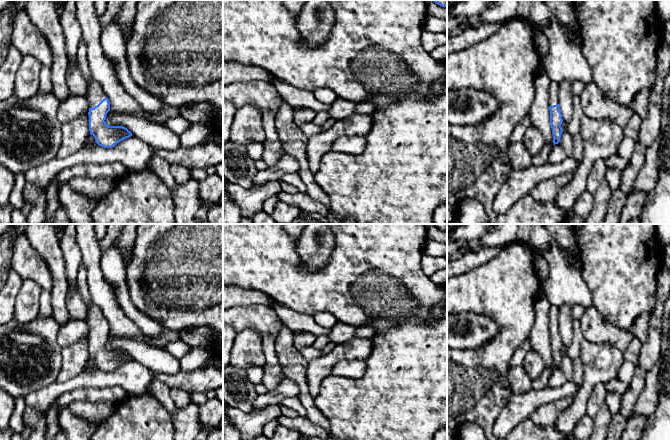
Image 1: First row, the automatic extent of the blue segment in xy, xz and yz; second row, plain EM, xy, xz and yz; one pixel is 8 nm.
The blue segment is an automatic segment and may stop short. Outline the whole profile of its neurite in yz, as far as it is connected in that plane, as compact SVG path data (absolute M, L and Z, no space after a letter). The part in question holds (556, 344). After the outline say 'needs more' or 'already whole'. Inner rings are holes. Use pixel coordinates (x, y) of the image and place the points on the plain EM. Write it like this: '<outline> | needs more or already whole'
M551 305L549 310L549 333L550 333L550 348L553 358L553 367L560 366L563 353L561 348L563 346L562 338L559 330L559 309Z | needs more

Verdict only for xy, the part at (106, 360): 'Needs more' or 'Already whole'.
Needs more

